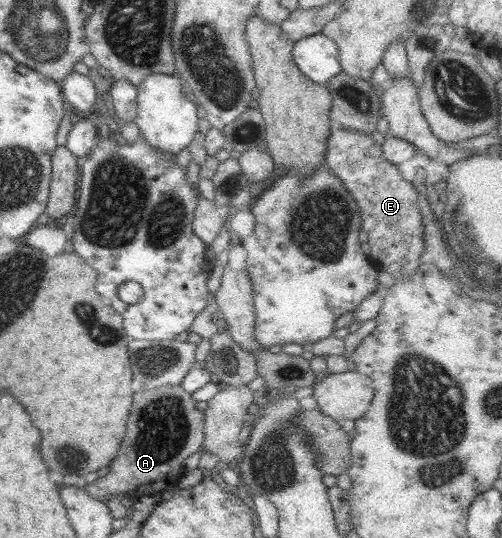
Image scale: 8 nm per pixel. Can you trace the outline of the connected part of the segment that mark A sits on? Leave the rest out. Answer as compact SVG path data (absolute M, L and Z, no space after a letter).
M179 384L162 386L159 389L145 389L143 386L139 392L135 392L133 406L129 410L129 420L127 420L127 432L121 441L118 456L111 462L109 472L103 478L99 477L90 484L83 483L86 492L95 500L106 503L114 494L126 494L134 500L139 496L160 493L162 490L171 493L177 490L180 478L187 471L183 460L204 448L204 414L195 407L195 403L192 394Z

